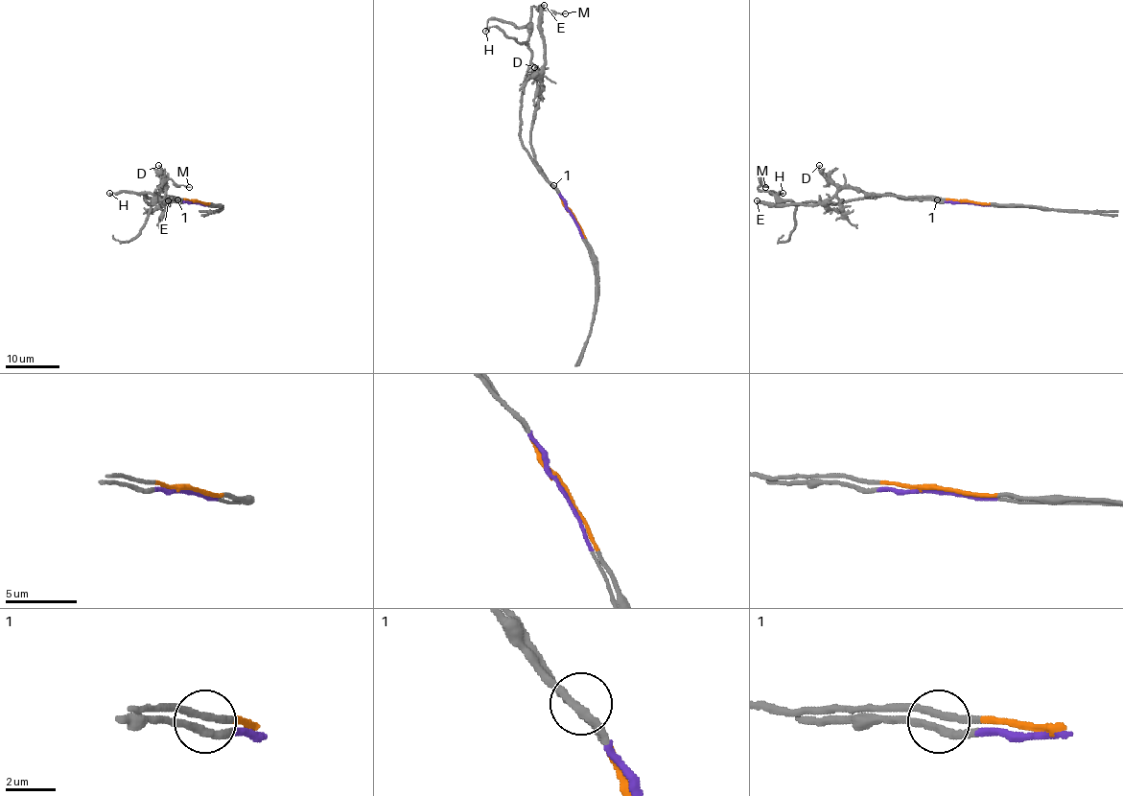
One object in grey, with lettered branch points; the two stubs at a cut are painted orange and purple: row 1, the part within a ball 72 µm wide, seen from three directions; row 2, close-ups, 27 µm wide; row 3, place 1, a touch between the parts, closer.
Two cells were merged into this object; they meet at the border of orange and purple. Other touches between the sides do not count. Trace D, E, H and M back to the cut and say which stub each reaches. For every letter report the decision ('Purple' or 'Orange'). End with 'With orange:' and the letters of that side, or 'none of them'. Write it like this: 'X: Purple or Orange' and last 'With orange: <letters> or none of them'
D: Orange
E: Orange
H: Purple
M: Purple
With orange: D, E

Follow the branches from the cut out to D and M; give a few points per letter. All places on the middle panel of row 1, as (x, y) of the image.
D: (573, 216), (560, 193), (535, 159), (530, 124), (540, 83), (539, 68), (535, 67)
M: (571, 216), (566, 199), (544, 175), (520, 137), (520, 97), (530, 59), (530, 9), (535, 6), (566, 13)

